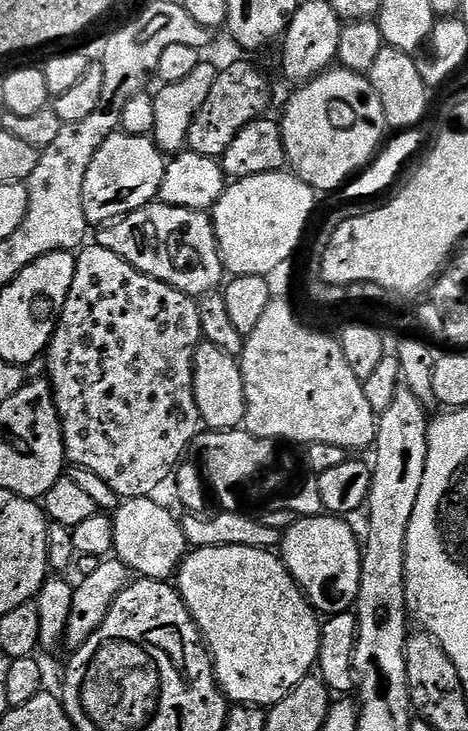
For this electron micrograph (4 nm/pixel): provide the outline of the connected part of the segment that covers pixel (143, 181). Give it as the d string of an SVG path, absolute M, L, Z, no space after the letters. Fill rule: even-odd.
M121 131L110 134L110 138L98 146L98 154L94 154L94 162L90 162L86 170L86 182L82 182L82 210L86 210L89 226L107 226L121 216L129 216L134 210L153 203L160 194L165 163L165 153L156 147L151 136L134 136Z

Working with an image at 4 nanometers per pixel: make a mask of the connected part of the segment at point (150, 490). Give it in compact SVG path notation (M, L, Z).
M92 242L75 253L76 273L70 286L70 294L60 311L60 320L48 344L46 379L52 386L52 397L58 410L60 430L64 435L64 459L73 468L85 468L90 474L98 474L110 490L114 490L124 500L139 496L152 496L159 484L169 483L178 465L185 459L184 451L193 447L194 441L202 431L202 421L198 414L198 402L194 398L194 354L202 342L200 334L200 309L193 297L166 282L158 282L142 274L130 262L118 258L114 250L106 250L101 244Z

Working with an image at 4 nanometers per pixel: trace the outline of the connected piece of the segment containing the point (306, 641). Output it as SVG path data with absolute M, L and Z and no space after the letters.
M218 546L189 551L174 577L175 587L190 610L212 657L216 682L232 704L254 704L258 708L282 702L298 682L317 667L320 658L321 617L304 596L275 551L250 546Z

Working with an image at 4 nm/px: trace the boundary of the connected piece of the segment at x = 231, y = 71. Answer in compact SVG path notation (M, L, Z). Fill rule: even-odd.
M240 60L237 64L221 67L216 73L214 86L210 89L206 102L202 102L202 110L198 110L198 114L194 114L194 122L190 122L187 151L217 158L223 156L226 146L238 138L238 130L267 113L264 111L268 108L271 96L267 78L254 65Z

